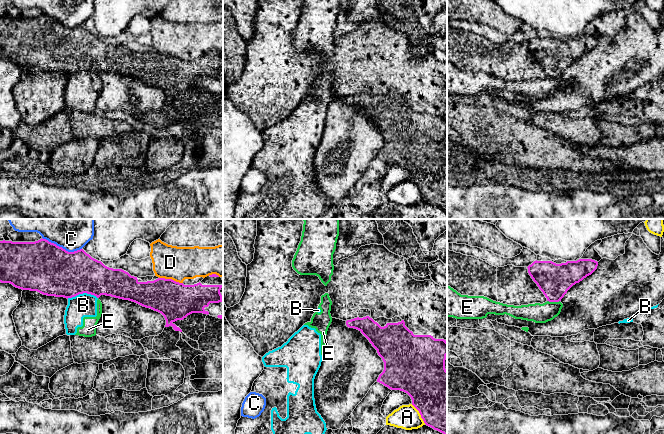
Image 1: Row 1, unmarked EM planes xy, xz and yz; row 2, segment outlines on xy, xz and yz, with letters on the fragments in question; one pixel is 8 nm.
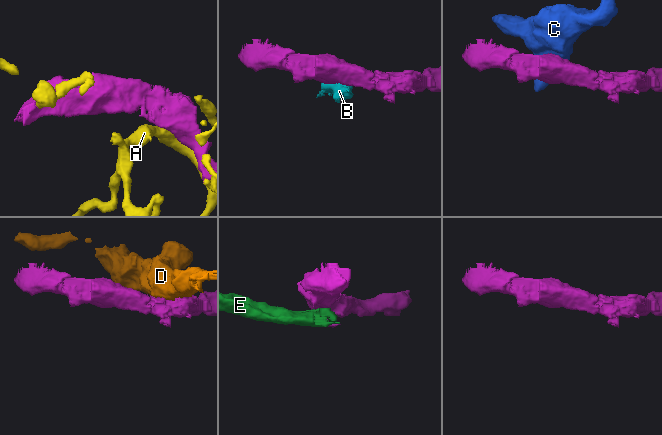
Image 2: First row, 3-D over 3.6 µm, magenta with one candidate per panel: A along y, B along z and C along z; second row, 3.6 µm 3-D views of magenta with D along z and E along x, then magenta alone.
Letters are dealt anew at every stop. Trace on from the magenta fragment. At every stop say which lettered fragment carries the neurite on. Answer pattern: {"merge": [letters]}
{"merge": []}

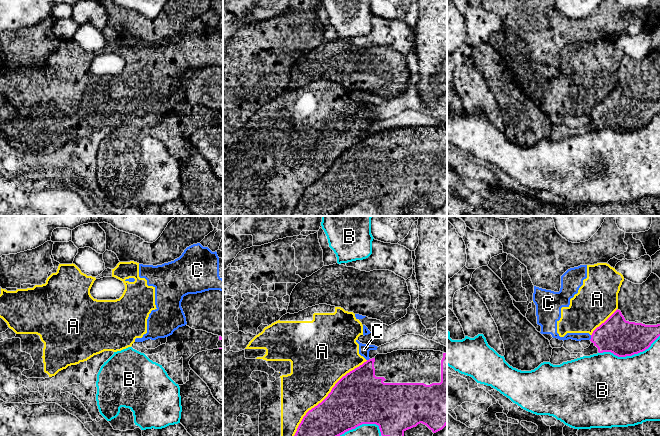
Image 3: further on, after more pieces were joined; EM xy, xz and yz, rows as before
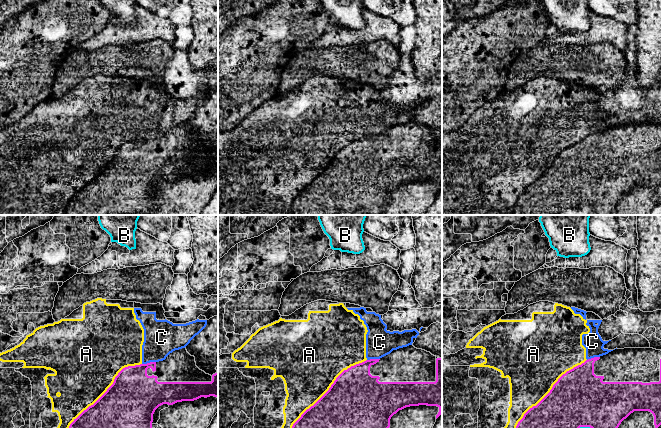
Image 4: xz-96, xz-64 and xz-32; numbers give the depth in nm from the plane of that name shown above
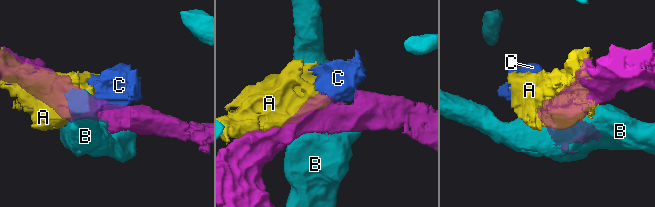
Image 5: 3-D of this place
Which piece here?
{"merge": []}

